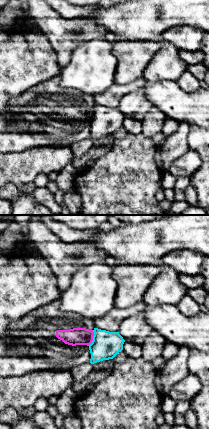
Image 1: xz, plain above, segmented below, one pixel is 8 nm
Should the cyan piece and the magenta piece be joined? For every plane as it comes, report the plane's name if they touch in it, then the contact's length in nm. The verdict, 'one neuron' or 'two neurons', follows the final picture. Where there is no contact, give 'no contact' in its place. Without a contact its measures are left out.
xz | 130 nm

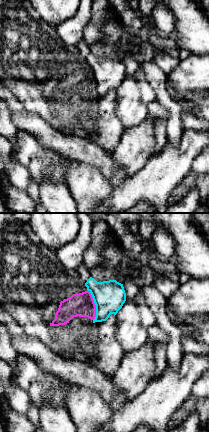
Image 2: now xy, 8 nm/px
xy | 260 nm

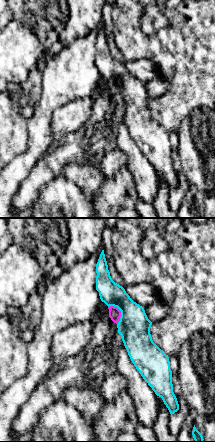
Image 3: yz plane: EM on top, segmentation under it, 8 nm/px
yz | 170 nm

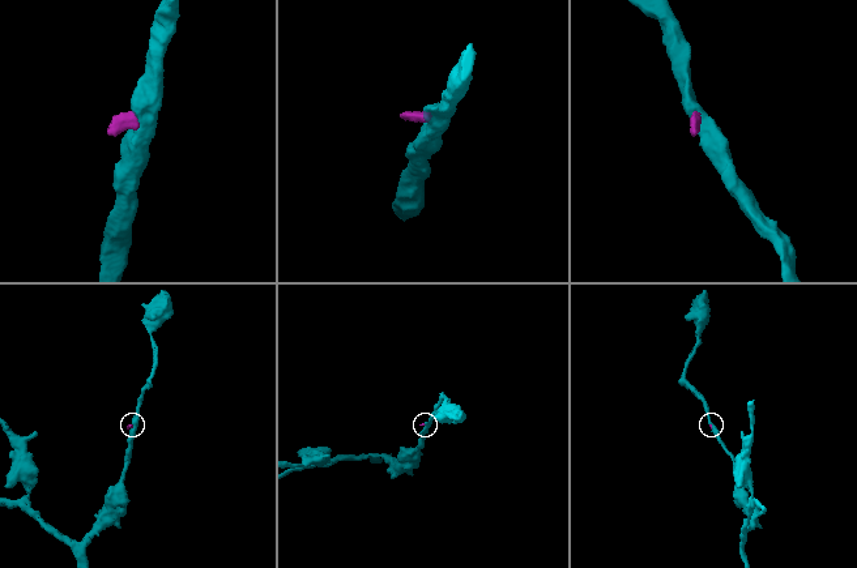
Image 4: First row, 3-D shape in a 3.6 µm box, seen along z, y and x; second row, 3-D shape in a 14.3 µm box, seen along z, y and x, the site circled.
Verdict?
two neurons

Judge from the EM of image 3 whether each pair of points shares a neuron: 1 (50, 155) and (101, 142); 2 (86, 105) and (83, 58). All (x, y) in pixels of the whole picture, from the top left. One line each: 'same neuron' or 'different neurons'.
1: same neuron
2: different neurons

